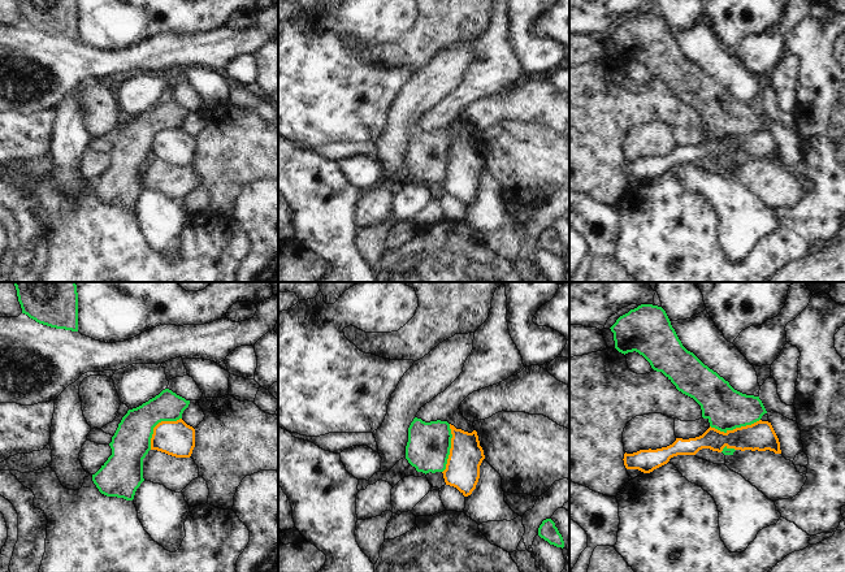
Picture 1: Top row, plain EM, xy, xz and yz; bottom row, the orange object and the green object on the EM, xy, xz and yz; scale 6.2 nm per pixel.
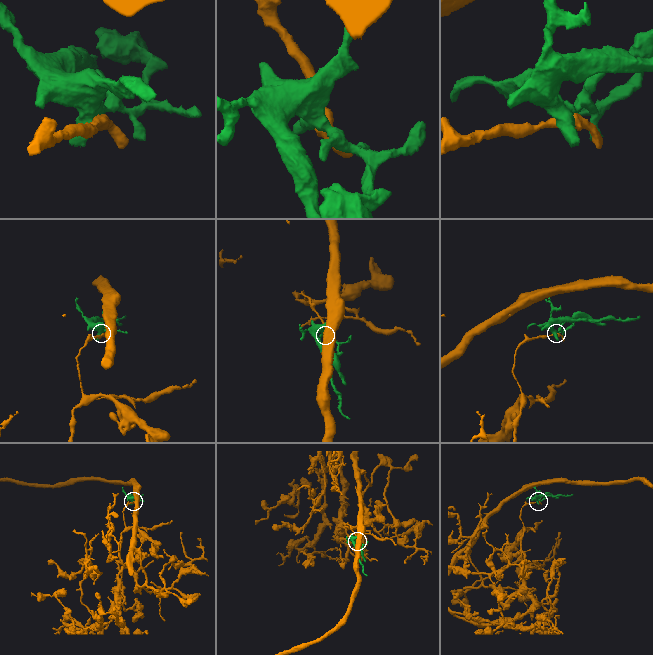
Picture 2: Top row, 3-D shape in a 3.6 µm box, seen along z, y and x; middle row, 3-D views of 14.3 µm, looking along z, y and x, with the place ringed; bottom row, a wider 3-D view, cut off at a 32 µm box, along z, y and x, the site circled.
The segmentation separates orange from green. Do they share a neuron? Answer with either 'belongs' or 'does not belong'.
does not belong

